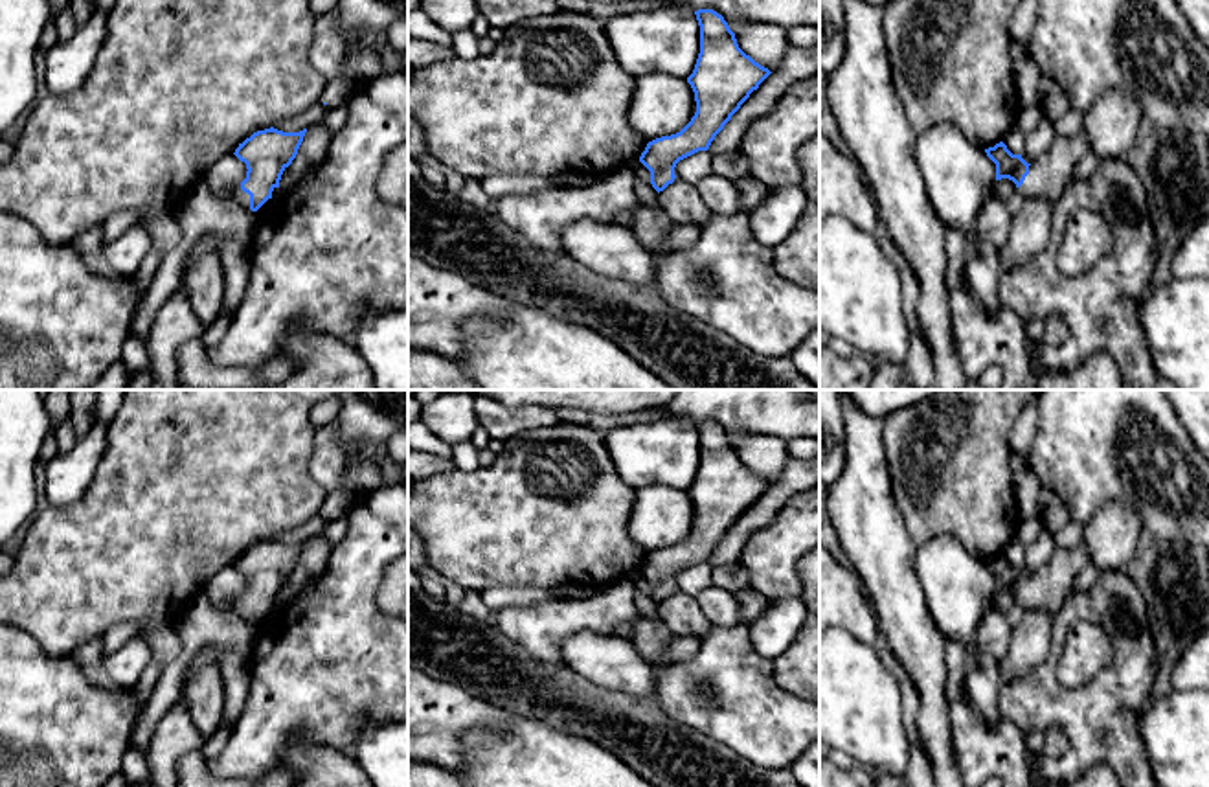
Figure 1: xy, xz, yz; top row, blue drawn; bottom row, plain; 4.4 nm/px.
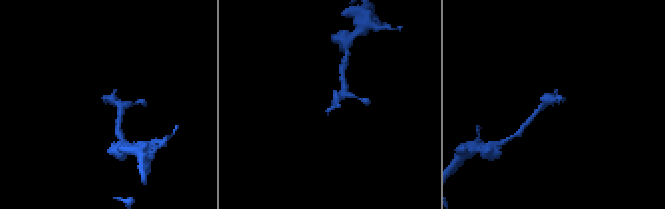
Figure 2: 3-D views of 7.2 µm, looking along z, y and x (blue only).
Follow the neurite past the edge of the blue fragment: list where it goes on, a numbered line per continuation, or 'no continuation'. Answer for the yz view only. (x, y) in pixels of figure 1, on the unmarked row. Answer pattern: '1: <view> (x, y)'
1: yz (1050, 585)

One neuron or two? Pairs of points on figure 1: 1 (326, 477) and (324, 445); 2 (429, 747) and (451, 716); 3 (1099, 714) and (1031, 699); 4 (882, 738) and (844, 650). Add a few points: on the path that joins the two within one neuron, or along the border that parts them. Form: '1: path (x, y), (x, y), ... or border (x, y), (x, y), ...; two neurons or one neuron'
1: path (326, 469), (326, 453); one neuron
2: path (429, 740), (443, 723); one neuron
3: path (1083, 712), (1048, 703); one neuron
4: path (862, 716), (844, 695), (844, 672); one neuron

